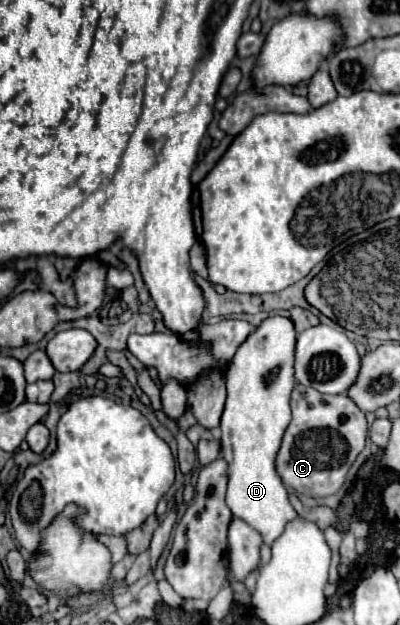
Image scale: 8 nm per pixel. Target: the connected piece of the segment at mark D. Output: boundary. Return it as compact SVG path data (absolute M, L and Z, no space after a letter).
M267 317L239 345L227 367L227 403L221 417L221 457L229 463L227 505L233 517L257 529L267 545L285 531L291 519L297 519L287 489L275 471L275 455L291 421L289 397L295 387L295 339L297 331L289 317Z

